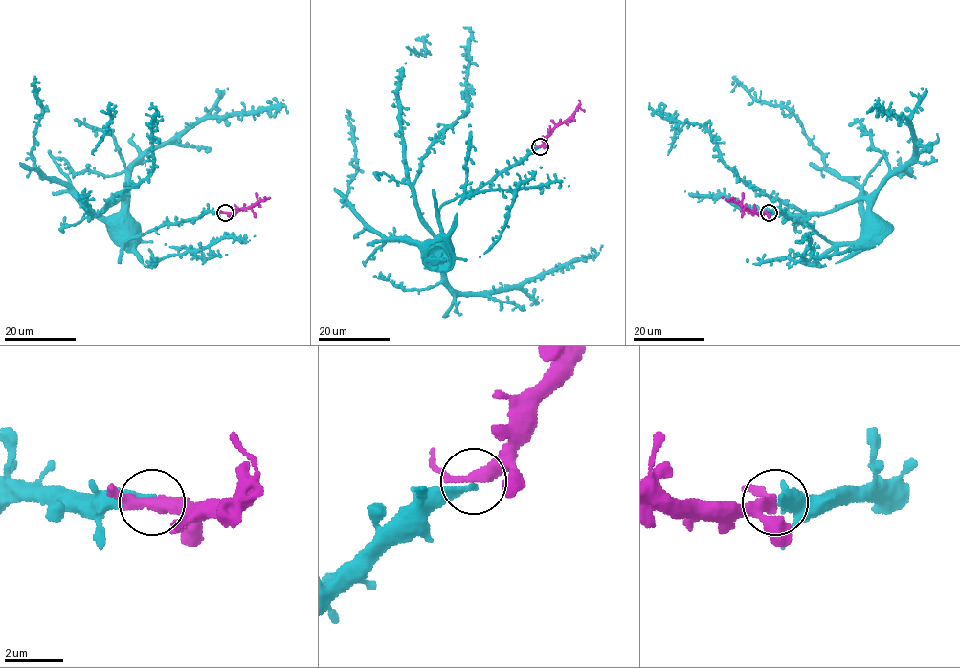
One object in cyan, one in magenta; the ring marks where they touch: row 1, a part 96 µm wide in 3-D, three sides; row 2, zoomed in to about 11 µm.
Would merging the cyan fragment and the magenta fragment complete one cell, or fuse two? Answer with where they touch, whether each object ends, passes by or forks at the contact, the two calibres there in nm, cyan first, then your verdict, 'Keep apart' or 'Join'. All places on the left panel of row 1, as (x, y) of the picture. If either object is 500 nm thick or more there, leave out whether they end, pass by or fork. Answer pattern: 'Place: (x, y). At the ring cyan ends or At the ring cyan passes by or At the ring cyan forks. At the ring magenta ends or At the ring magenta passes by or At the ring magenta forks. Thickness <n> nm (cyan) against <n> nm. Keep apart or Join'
Place: (225, 212). At the ring cyan ends. At the ring magenta passes by. Thickness 300 nm (cyan) against 380 nm. Join

